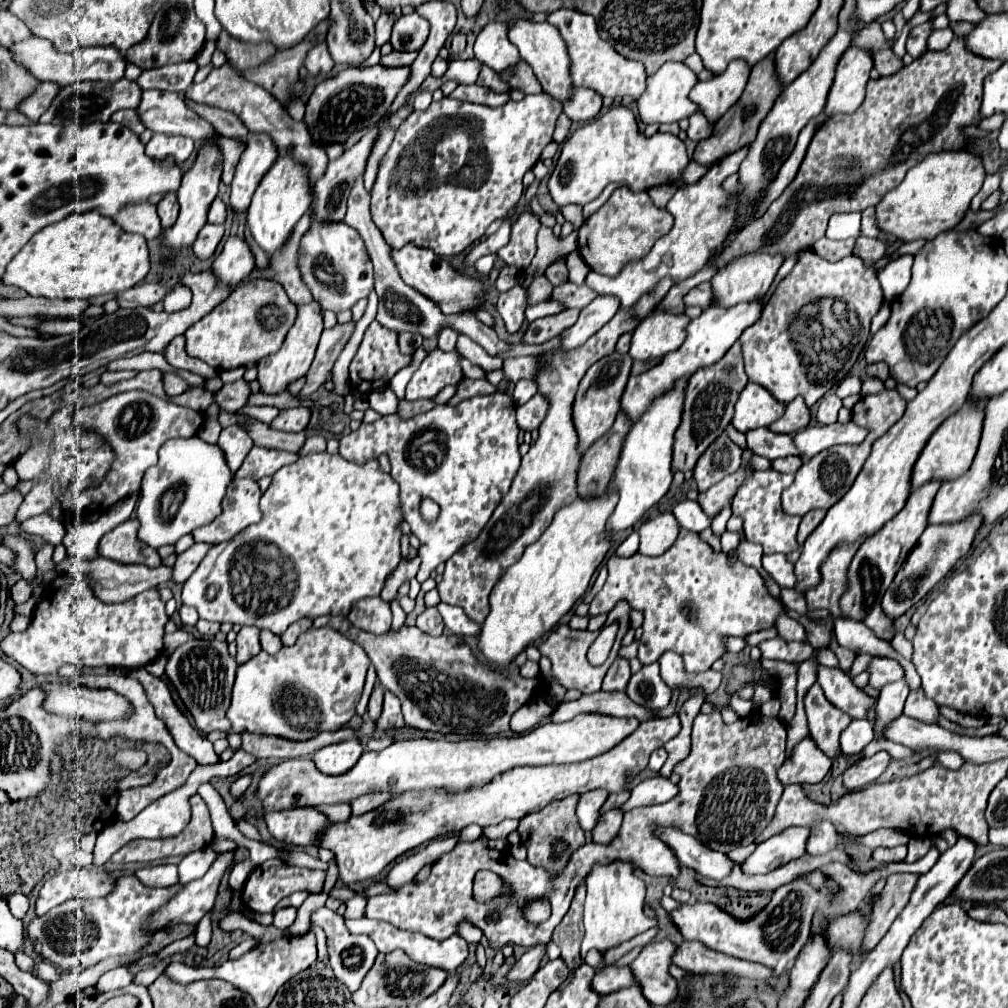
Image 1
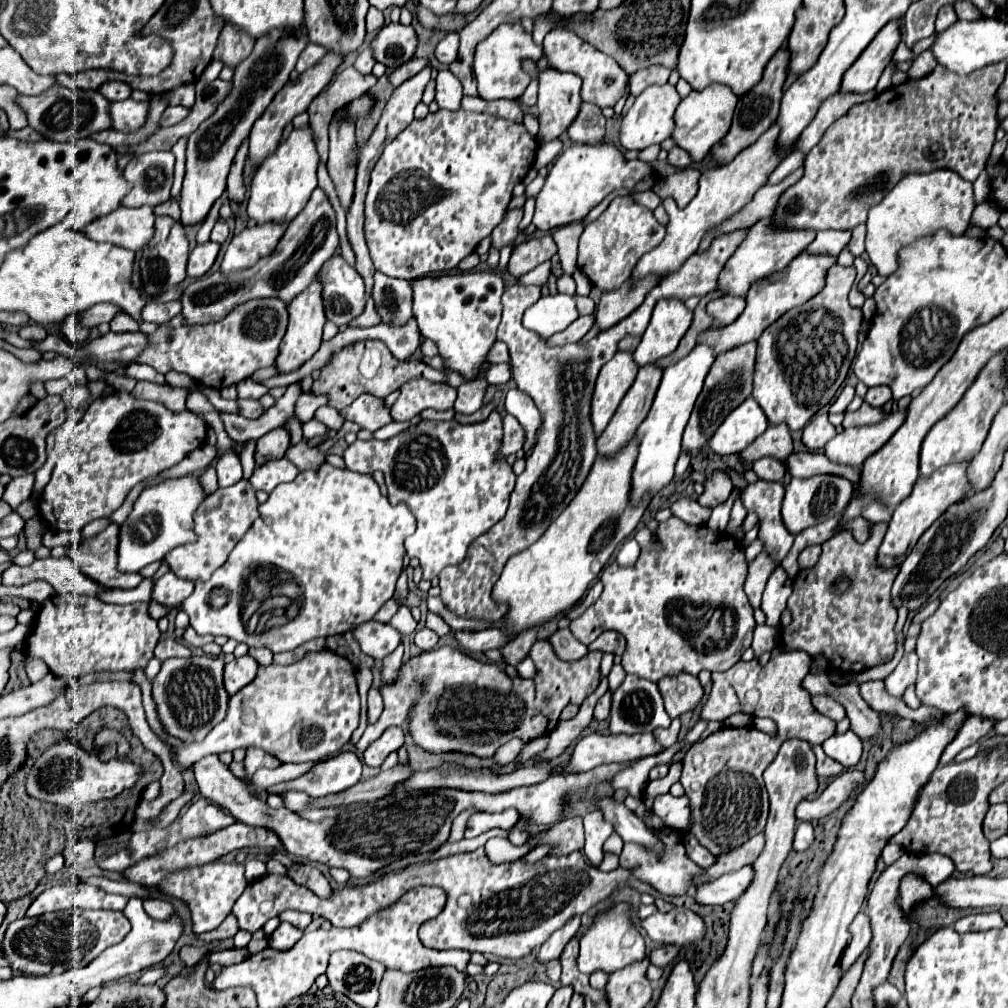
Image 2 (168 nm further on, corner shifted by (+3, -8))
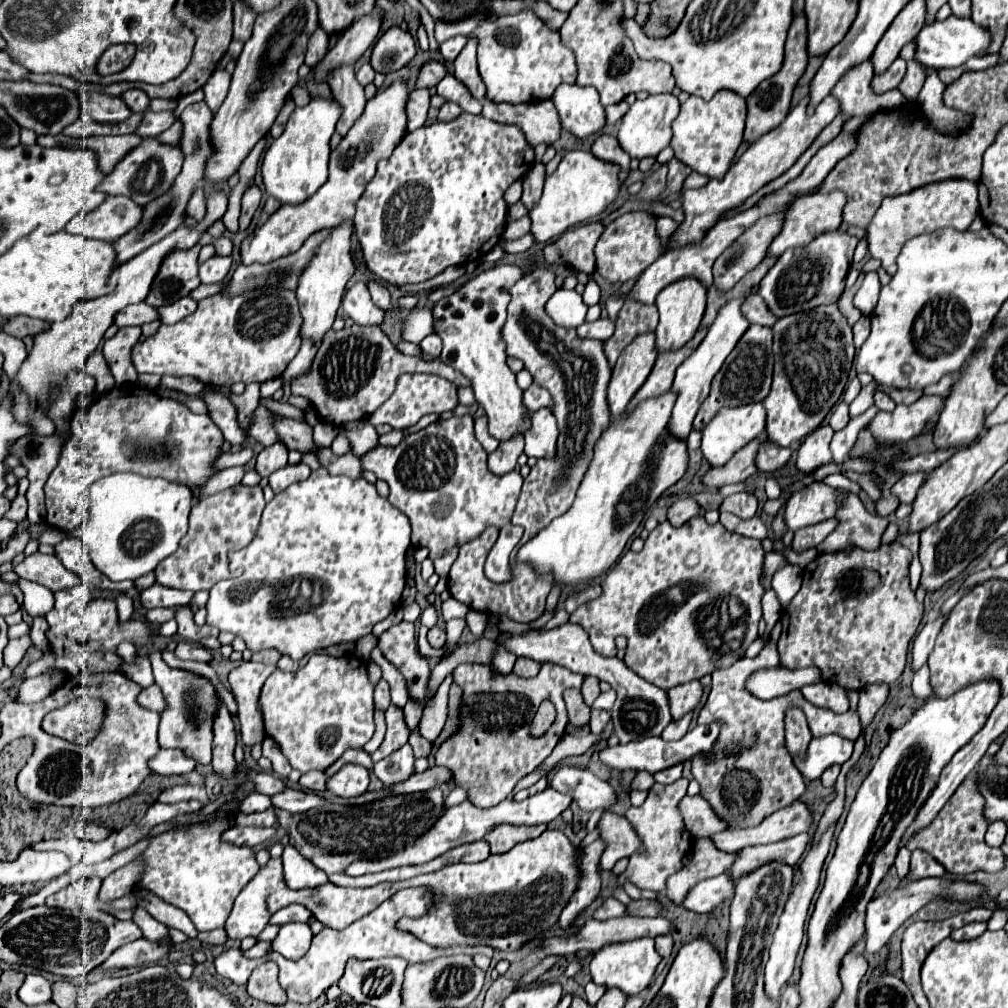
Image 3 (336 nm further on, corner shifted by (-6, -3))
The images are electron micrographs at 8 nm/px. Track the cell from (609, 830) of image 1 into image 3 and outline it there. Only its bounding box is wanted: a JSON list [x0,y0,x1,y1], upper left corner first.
[623,882,657,900]

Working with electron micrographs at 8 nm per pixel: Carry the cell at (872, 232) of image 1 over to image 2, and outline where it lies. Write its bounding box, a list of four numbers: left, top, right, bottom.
[848,224,866,256]

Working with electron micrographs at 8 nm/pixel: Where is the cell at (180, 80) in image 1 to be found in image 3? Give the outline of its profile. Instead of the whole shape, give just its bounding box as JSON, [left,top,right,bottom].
[113,101,213,265]

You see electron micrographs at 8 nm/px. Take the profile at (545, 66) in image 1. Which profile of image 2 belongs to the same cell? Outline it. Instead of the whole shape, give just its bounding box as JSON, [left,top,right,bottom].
[524,58,580,142]

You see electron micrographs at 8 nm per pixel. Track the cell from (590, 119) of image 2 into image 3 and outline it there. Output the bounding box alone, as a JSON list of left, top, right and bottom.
[591,135,631,183]

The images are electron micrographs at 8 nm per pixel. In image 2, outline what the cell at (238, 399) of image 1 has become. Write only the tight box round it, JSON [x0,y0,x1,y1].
[236,398,264,418]

